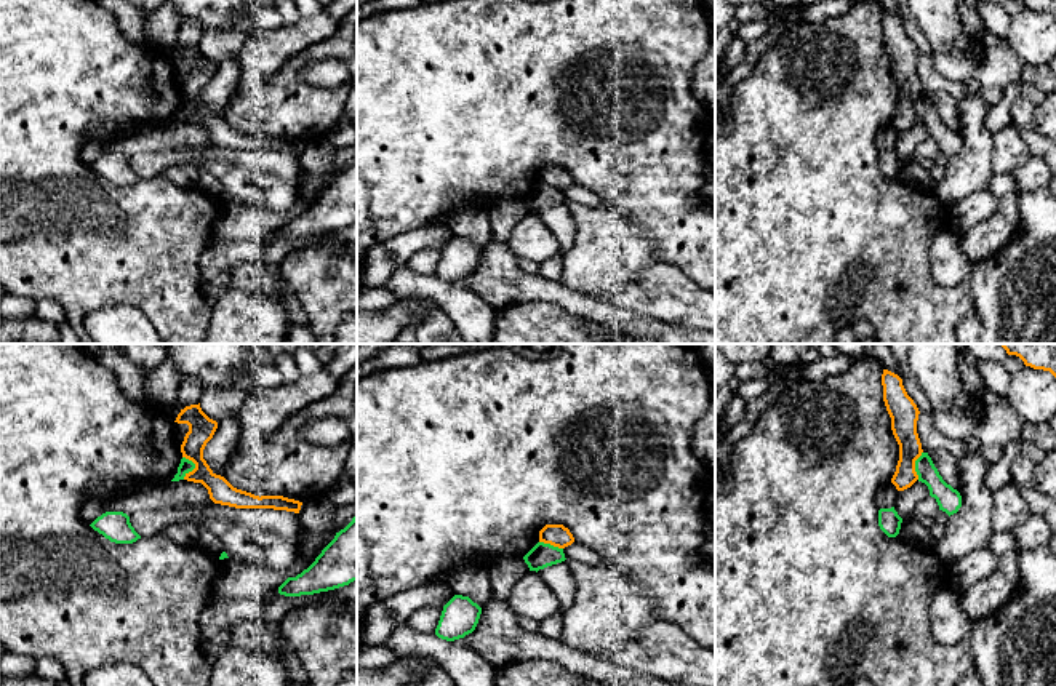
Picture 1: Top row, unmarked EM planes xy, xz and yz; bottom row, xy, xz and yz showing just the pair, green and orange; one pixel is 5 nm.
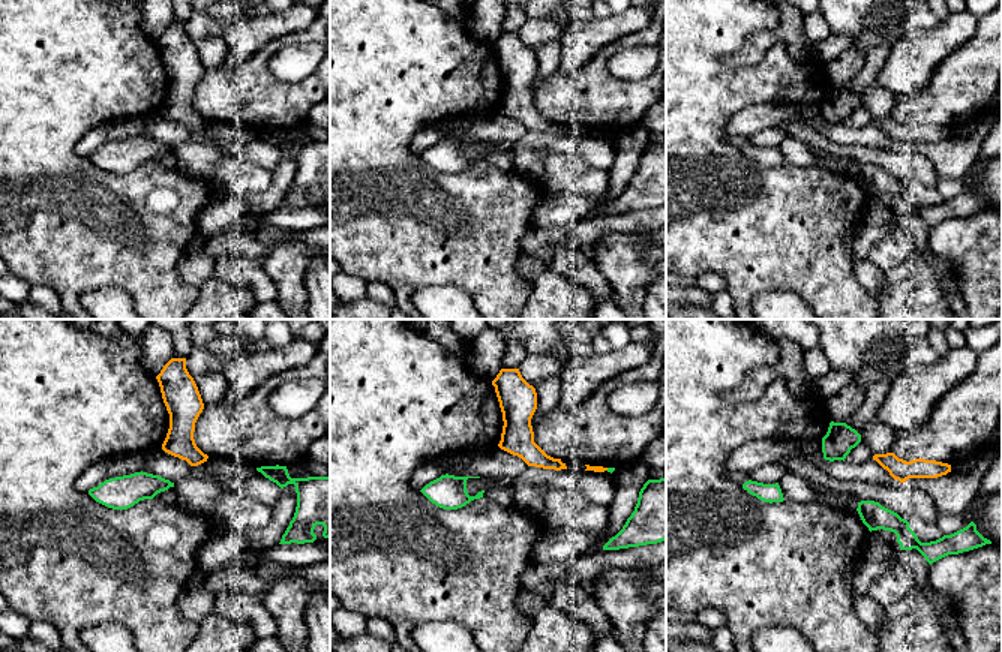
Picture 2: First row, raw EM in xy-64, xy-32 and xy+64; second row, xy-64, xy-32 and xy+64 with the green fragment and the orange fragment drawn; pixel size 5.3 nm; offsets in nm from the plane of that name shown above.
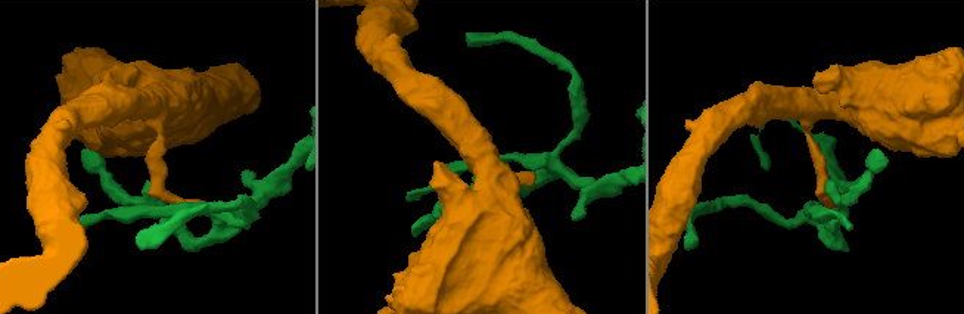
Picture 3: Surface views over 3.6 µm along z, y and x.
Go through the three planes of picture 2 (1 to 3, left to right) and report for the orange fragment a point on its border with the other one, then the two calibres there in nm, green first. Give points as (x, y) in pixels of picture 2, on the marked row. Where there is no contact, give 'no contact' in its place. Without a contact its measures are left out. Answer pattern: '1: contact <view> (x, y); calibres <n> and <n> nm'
1: no contact
2: no contact
3: no contact

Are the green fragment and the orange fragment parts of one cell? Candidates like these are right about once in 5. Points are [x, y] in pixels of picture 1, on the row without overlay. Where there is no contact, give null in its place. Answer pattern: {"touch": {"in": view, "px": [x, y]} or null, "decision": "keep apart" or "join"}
{"touch": {"in": "xy", "px": [194, 109]}, "decision": "keep apart"}

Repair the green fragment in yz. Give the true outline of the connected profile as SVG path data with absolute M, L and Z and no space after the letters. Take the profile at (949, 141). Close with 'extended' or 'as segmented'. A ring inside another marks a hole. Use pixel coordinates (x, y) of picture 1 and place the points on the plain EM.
M922 94L915 102L915 114L918 123L928 128L930 138L936 141L939 152L949 158L958 154L962 149L960 134L942 122L928 94Z | as segmented

